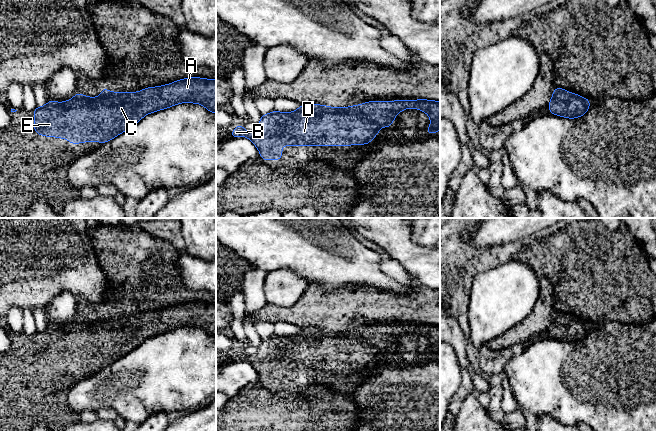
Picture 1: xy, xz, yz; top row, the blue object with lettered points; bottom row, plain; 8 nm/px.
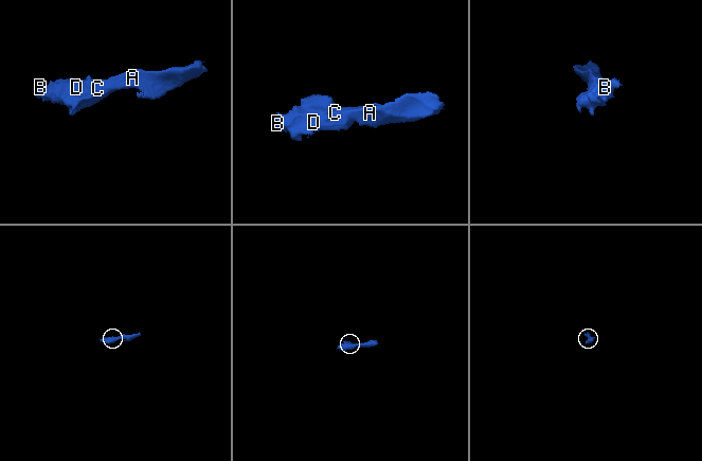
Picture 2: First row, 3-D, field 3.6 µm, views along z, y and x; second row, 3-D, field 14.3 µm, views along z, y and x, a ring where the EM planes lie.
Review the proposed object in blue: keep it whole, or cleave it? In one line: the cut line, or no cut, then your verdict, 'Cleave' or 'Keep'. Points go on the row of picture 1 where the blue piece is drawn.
No split. Keep

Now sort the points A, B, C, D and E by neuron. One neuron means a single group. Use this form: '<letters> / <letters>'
A B C D E

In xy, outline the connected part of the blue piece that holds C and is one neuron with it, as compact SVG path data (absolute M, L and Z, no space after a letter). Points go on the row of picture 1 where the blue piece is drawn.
M190 77L173 83L143 88L141 92L109 92L102 88L102 95L95 98L78 92L72 99L59 102L50 100L34 111L34 130L37 135L64 138L71 144L102 142L103 144L120 135L146 114L170 108L179 103L196 103L216 114L216 79Z

